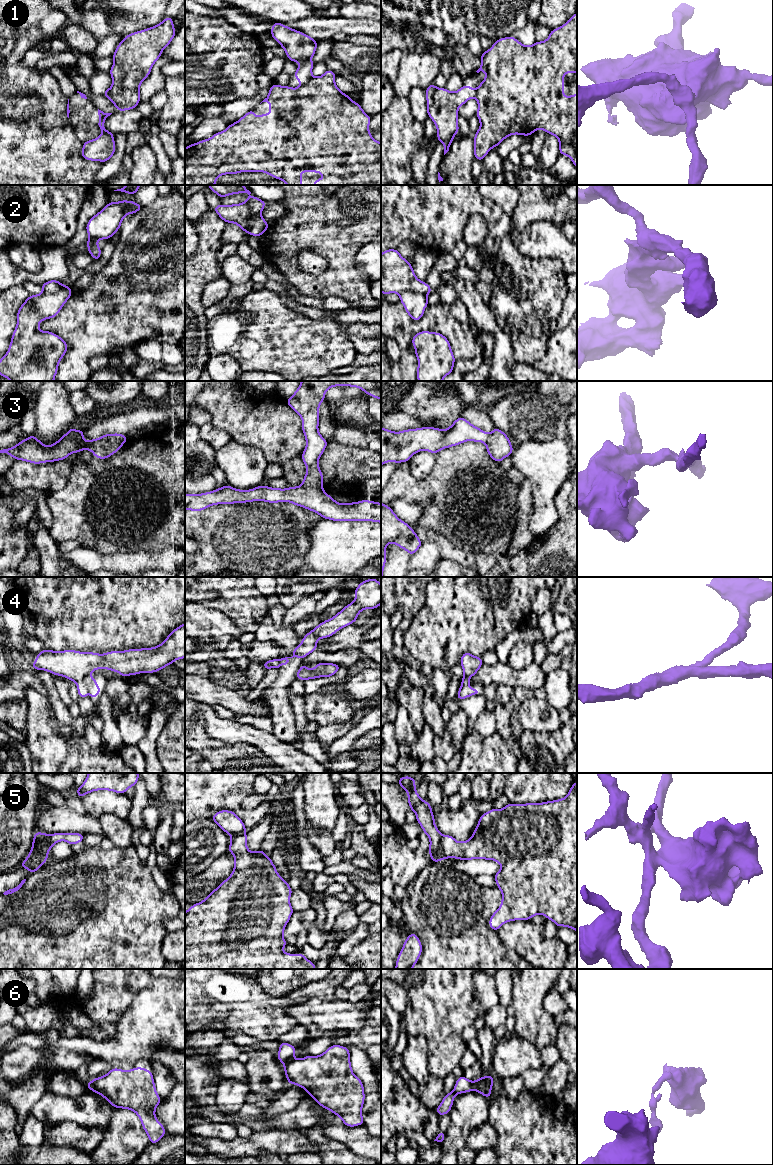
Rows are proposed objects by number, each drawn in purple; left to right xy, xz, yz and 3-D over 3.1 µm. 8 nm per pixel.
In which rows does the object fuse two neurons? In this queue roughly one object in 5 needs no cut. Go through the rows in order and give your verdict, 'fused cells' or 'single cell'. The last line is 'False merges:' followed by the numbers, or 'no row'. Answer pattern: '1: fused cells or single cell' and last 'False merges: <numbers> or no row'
1: fused cells
2: fused cells
3: fused cells
4: fused cells
5: fused cells
6: fused cells
False merges: 1, 2, 3, 4, 5, 6

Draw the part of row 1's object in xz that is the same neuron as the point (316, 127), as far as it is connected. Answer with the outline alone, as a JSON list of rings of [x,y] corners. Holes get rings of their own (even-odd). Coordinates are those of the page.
[[[327,69],[322,76],[312,77],[306,84],[300,85],[298,88],[273,84],[270,87],[268,96],[262,101],[270,103],[269,114],[255,116],[254,109],[252,109],[238,121],[228,125],[224,131],[215,133],[209,139],[188,145],[185,148],[185,185],[215,185],[219,176],[240,172],[264,172],[273,178],[284,181],[287,185],[303,185],[302,172],[316,172],[324,176],[321,179],[316,179],[312,185],[381,185],[381,143],[376,141],[370,134],[371,117],[363,111],[359,103],[355,103],[350,96],[344,94],[336,86],[335,77],[336,74]]]

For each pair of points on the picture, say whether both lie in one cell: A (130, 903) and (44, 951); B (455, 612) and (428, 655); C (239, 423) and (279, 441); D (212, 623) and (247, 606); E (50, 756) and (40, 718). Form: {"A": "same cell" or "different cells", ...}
{"A": "same cell", "B": "same cell", "C": "same cell", "D": "different cells", "E": "same cell"}

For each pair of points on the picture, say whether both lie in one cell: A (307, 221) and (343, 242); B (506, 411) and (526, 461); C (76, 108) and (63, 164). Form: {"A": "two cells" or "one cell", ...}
{"A": "one cell", "B": "two cells", "C": "two cells"}

